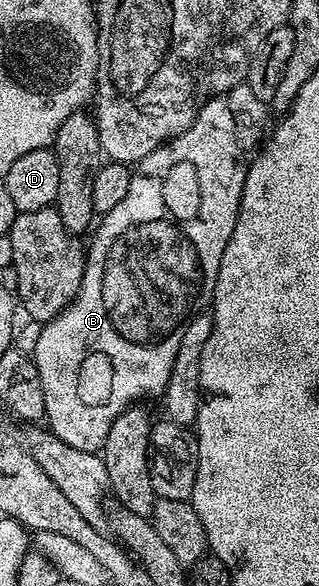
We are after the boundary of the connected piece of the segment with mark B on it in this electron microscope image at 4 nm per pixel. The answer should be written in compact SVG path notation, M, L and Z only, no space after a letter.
M213 98L205 102L200 108L200 113L196 116L196 121L191 124L181 136L176 136L168 143L163 144L158 150L154 150L150 154L146 154L144 160L139 161L135 165L132 181L130 182L130 190L126 190L126 198L122 198L122 202L118 202L118 206L114 206L114 210L103 213L102 219L104 220L95 229L96 237L92 240L92 245L87 245L86 259L84 262L84 273L82 274L82 282L80 283L80 289L78 294L71 297L70 303L60 311L60 313L53 318L53 320L47 321L43 325L44 328L40 332L40 337L36 340L36 352L34 351L34 359L38 366L38 378L42 378L42 394L46 394L46 410L44 415L46 417L47 427L50 429L53 436L58 437L62 442L66 442L72 448L77 448L83 452L91 452L99 449L104 443L106 434L110 434L110 426L114 421L120 417L126 409L133 407L143 396L156 396L159 397L164 391L164 387L168 384L170 378L170 370L174 366L174 358L178 354L178 346L182 346L182 334L186 334L186 326L195 317L201 315L211 305L212 292L216 288L216 279L218 278L218 266L222 262L222 250L226 250L226 242L230 242L230 234L234 234L234 226L238 222L238 210L240 209L240 199L242 198L242 190L244 189L244 174L246 171L246 160L243 160L242 149L238 138L234 134L234 118L230 115L230 106L227 99Z

